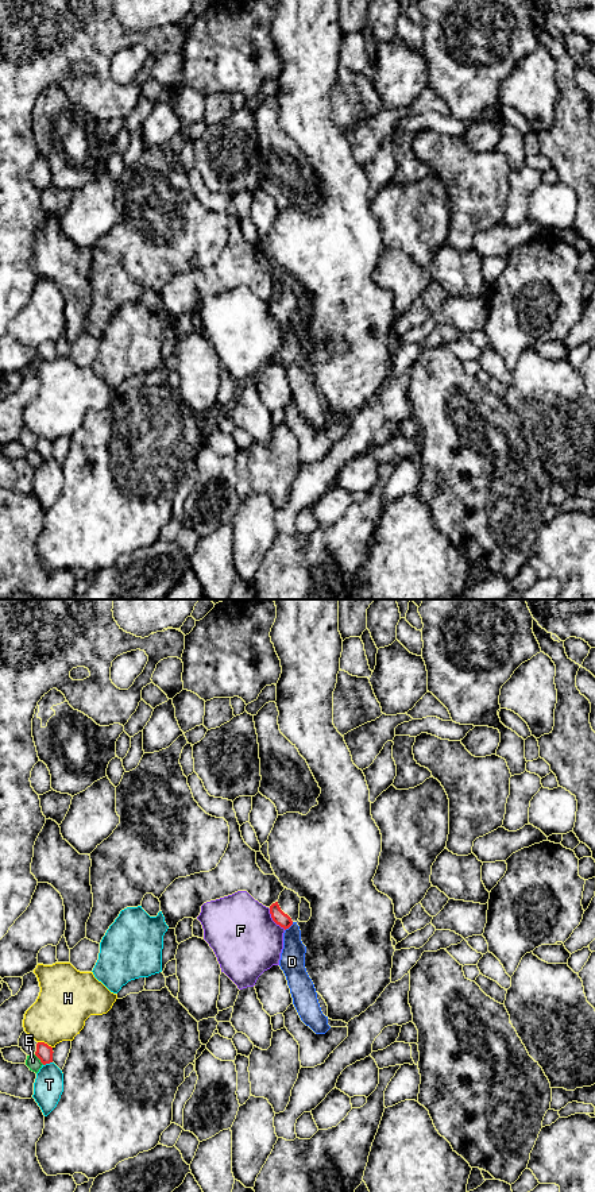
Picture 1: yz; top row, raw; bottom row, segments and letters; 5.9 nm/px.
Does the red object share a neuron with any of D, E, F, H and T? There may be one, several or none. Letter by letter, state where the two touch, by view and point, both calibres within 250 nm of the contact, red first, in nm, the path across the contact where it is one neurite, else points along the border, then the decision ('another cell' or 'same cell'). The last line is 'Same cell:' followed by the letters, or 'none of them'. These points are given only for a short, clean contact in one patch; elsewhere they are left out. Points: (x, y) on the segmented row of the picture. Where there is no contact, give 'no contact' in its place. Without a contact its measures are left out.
D: contact yz (289, 926); calibres 80 and 150 nm; border yz (293, 922), (285, 930); another cell
E: contact yz (39, 1059); calibres 100 and 80 nm; another cell
F: contact yz (274, 921); calibres 80 and 400 nm; another cell
H: contact yz (43, 1042); calibres 100 and 320 nm; another cell
T: contact yz (47, 1063); calibres 100 and 180 nm; another cell
Same cell: none of them

